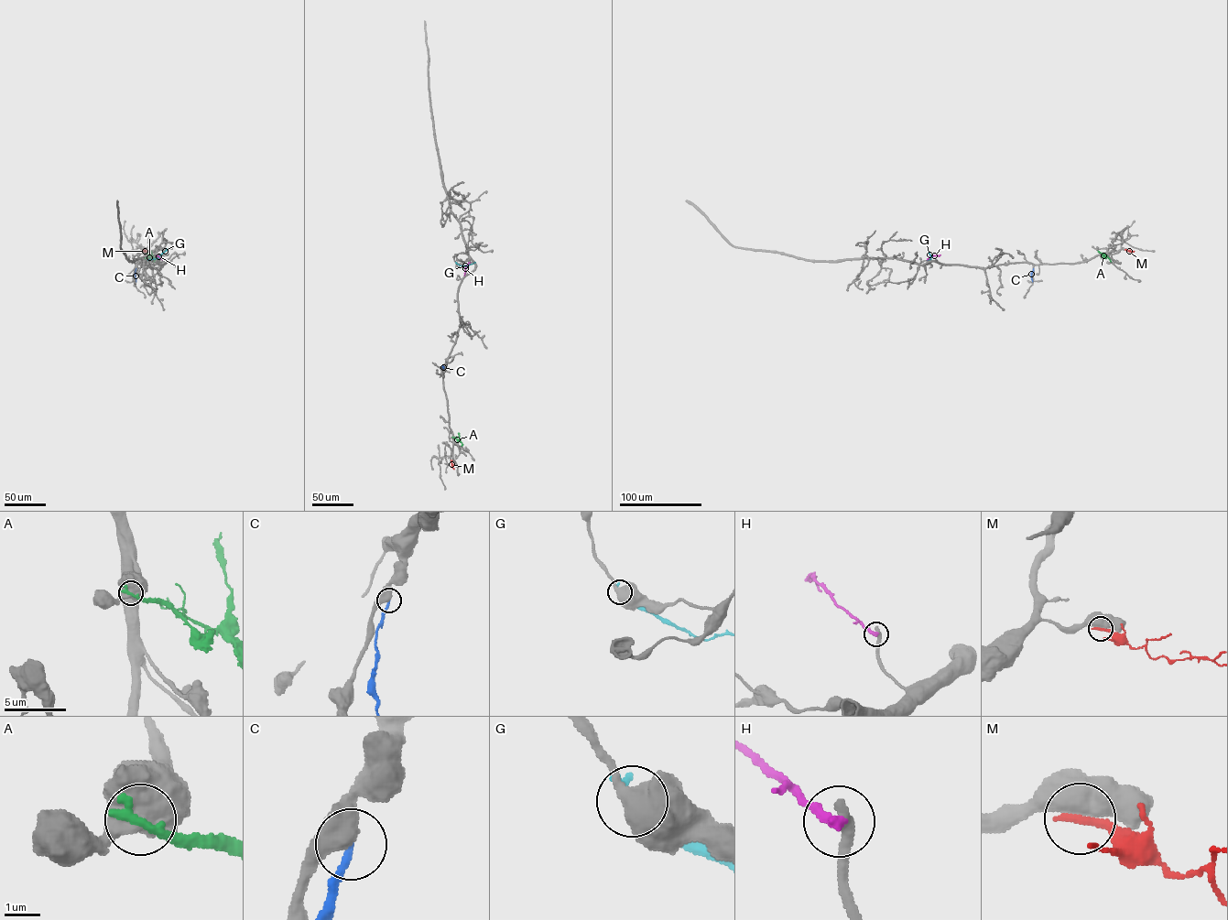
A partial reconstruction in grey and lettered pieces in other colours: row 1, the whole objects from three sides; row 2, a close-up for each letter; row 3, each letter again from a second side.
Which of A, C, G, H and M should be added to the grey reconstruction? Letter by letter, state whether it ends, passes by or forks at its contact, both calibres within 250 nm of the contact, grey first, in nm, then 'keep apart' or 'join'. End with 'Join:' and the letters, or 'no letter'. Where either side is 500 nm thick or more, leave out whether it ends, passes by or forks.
A: calibres 550 and 240 nm; keep apart
C: it ends; calibres 480 and 200 nm; keep apart
G: calibres 550 and 360 nm; keep apart
H: it ends; calibres 400 and 280 nm; keep apart
M: calibres 750 and 260 nm; keep apart
Join: no letter

